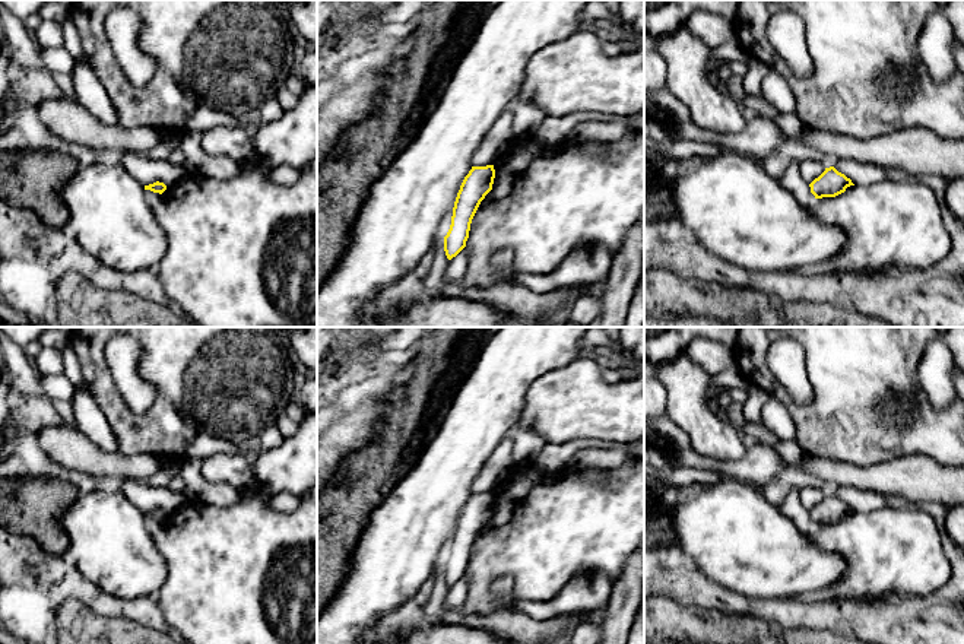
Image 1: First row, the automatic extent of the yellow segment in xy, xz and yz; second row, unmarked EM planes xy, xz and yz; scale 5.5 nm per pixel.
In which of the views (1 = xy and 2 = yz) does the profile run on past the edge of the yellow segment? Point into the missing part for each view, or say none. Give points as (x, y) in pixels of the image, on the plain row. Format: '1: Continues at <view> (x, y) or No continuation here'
1: No continuation here
2: No continuation here

